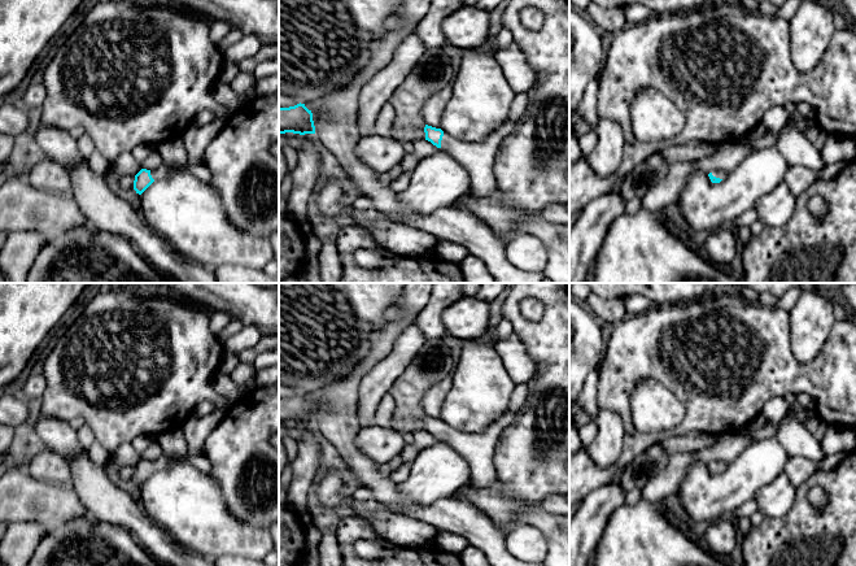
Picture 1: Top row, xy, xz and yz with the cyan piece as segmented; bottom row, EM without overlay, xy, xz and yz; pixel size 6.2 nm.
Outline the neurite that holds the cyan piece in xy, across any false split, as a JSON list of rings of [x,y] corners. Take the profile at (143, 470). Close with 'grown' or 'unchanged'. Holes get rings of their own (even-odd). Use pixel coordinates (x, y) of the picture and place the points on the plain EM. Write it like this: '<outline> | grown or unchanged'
[[[161,456],[158,460],[153,462],[141,460],[135,466],[134,480],[136,482],[136,484],[141,486],[154,471],[167,467],[169,463],[170,461],[165,456]]] | grown

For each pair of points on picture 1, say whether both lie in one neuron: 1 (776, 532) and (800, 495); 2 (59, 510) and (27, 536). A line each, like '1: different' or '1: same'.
1: same
2: different

